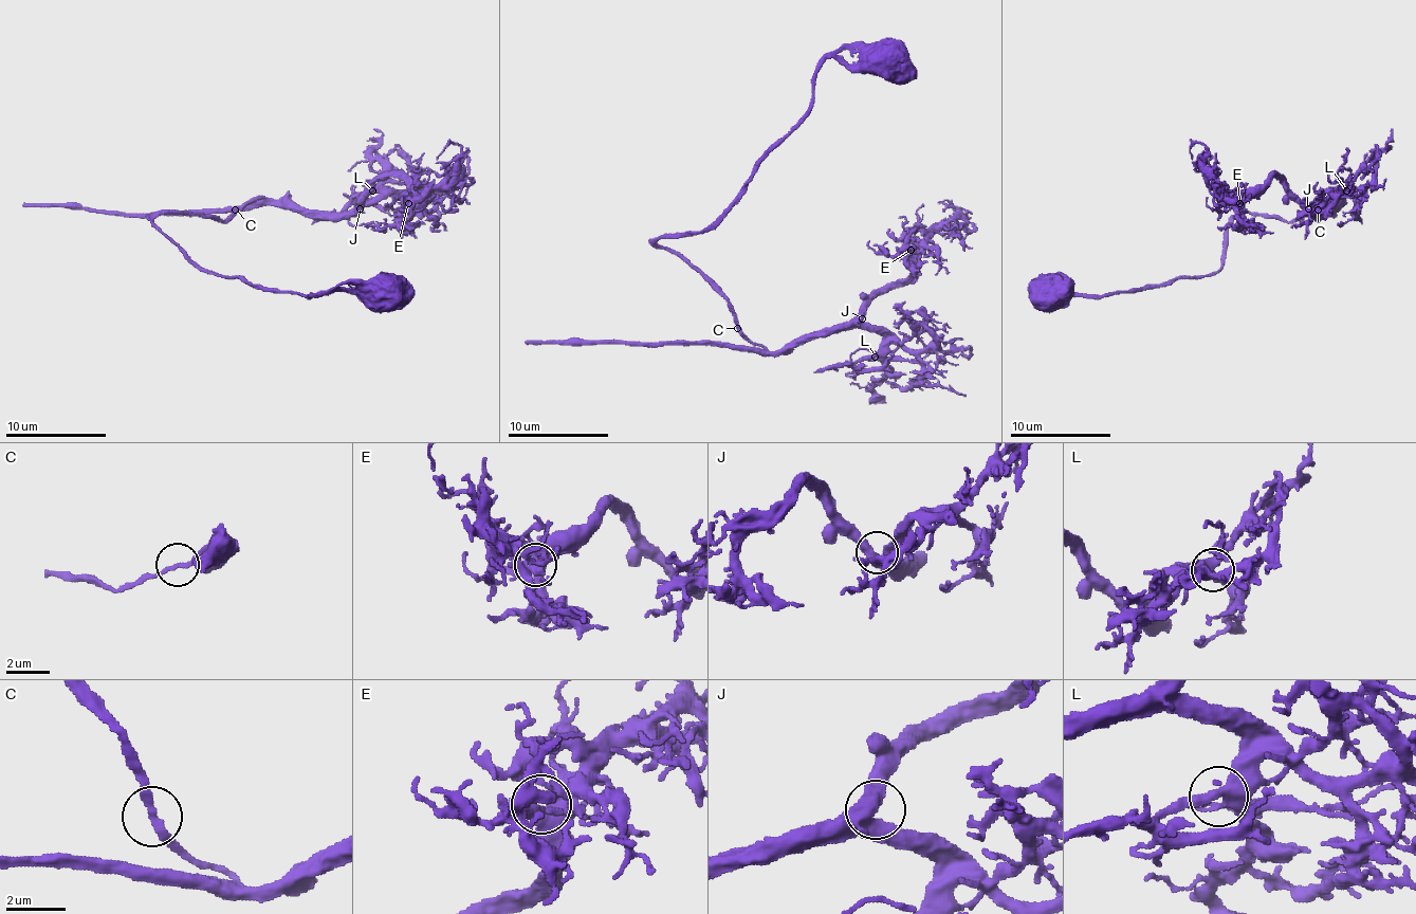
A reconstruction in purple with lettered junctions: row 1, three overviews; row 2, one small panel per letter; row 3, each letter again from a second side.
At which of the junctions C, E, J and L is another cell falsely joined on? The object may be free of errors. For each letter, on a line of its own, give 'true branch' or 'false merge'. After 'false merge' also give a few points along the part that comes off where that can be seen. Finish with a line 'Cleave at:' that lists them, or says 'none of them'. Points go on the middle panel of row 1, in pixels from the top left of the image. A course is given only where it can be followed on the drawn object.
C: true branch
E: true branch
J: true branch
L: true branch
Cleave at: none of them

